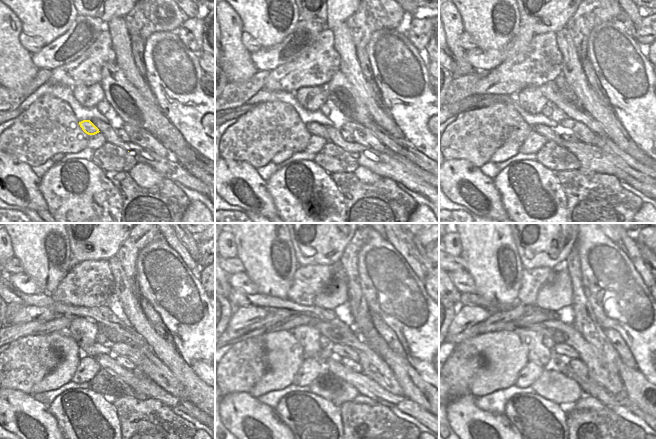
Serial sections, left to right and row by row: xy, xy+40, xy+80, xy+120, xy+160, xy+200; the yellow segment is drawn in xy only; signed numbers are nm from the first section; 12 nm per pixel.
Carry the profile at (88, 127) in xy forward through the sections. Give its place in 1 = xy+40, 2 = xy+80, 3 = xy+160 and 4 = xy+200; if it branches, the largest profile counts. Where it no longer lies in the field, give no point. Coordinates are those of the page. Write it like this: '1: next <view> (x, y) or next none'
1: next xy+40 (314, 128)
2: next xy+80 (551, 135)
3: next xy+160 (407, 406)
4: next xy+200 (627, 403)

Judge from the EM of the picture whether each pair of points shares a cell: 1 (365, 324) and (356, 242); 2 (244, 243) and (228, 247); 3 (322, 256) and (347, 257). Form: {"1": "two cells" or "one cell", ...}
{"1": "one cell", "2": "two cells", "3": "two cells"}

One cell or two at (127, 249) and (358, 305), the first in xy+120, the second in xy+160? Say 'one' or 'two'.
one

